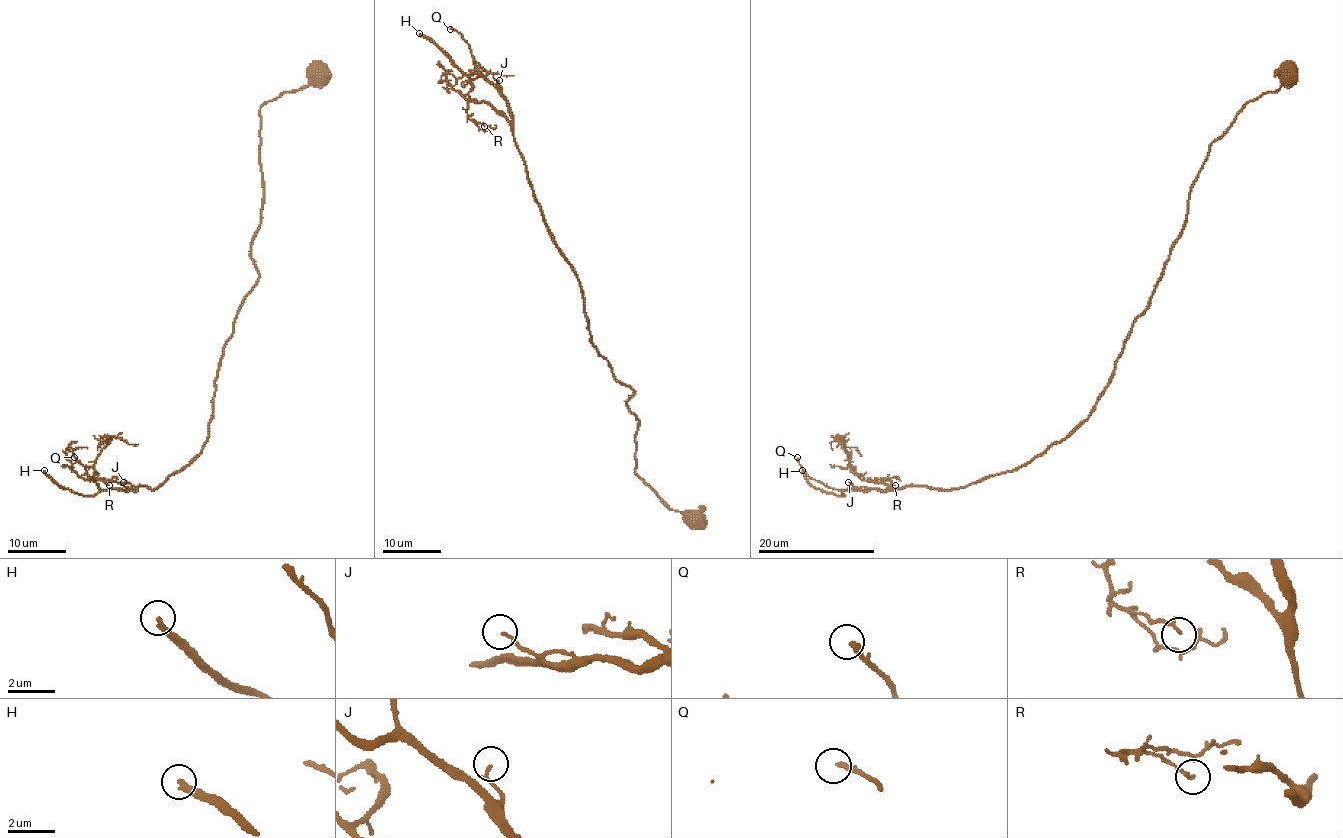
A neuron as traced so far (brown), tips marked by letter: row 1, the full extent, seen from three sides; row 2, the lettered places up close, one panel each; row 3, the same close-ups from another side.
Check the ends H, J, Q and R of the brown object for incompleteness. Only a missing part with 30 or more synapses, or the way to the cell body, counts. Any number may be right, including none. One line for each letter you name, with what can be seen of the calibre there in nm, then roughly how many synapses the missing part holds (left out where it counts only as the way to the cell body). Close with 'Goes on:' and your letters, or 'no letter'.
H: calibre 240 nm; 600 synapses
Q: calibre 240 nm; 35 synapses
Goes on: H, Q

